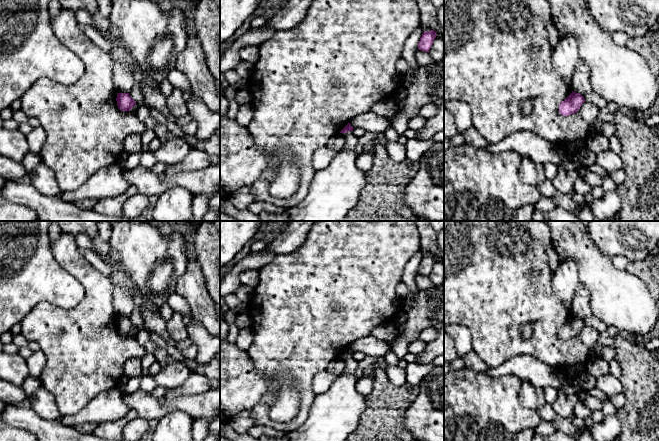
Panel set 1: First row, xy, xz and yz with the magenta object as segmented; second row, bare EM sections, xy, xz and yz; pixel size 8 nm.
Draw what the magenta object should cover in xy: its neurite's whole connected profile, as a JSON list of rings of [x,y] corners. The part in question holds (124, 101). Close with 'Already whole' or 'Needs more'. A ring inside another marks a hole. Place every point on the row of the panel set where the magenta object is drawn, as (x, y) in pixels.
[[[117,93],[117,106],[121,111],[130,111],[136,102],[131,98],[129,93]]]. Already whole

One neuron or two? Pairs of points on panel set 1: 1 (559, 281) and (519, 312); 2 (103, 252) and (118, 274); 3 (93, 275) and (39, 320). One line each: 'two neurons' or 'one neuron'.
1: two neurons
2: one neuron
3: one neuron

